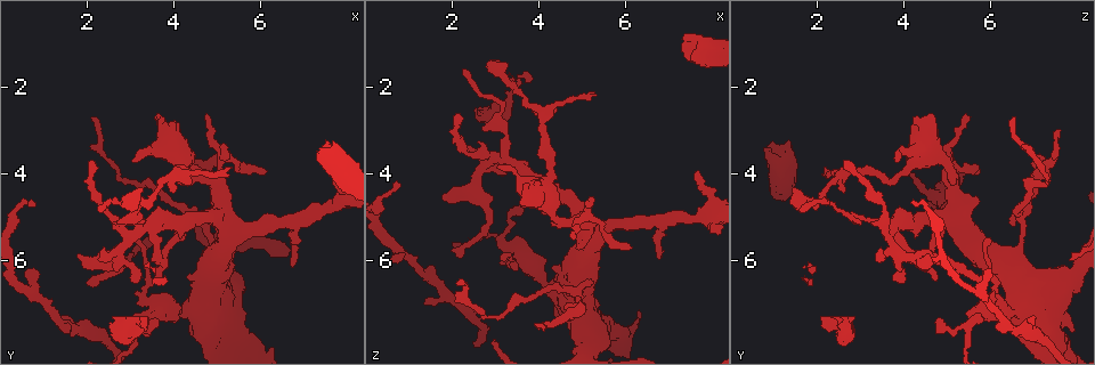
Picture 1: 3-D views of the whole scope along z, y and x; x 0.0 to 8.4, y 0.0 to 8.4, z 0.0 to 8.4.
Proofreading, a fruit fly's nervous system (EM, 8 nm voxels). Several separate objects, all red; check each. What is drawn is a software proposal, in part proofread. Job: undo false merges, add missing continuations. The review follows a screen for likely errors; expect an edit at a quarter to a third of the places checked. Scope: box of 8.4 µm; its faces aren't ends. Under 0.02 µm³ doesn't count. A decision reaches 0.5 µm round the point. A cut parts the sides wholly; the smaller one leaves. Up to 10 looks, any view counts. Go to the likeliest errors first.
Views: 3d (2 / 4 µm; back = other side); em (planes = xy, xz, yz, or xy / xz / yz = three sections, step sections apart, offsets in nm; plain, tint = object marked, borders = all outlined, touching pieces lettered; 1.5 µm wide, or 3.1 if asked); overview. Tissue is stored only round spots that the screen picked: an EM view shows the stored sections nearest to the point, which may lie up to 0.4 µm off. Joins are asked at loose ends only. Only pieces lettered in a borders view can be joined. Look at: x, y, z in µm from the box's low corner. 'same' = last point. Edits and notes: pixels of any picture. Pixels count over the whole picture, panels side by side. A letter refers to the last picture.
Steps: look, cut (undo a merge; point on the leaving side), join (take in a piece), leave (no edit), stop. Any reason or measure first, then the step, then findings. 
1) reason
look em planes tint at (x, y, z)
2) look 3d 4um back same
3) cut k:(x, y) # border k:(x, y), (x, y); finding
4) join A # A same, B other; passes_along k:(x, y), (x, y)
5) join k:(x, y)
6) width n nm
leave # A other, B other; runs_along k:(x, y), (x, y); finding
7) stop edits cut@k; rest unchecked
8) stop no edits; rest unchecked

free end
look em planes borders at (3.30, 7.30, 2.05)

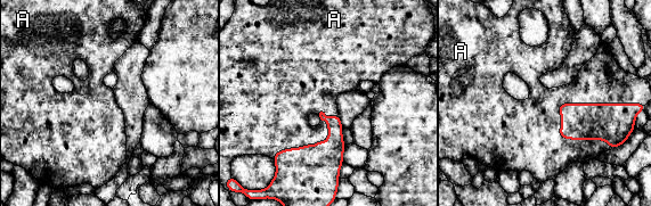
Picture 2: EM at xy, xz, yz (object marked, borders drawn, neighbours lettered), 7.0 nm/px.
join A # A same; the cell continues

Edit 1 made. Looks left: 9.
thin end
look 3d 4um at (2.15, 3.65, 2.70)

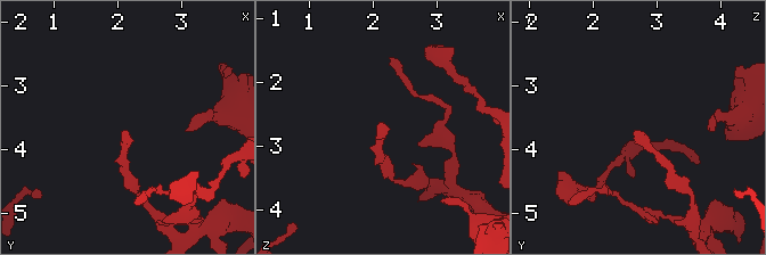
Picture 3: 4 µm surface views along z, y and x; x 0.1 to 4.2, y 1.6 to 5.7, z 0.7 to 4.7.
look em xy step 4 tint at (2.10, 3.70, 2.70)

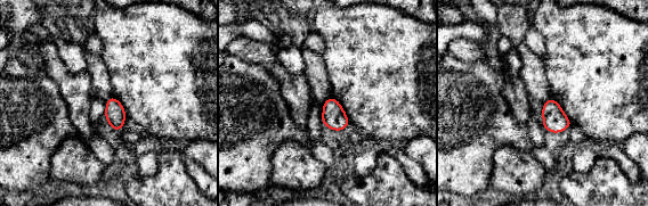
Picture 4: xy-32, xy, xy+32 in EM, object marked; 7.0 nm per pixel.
look em planes borders same

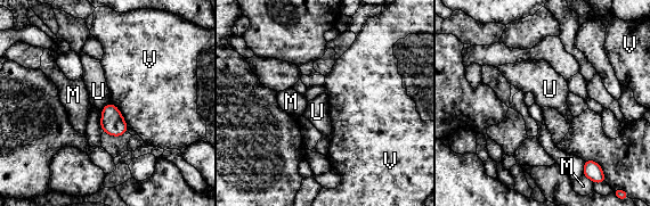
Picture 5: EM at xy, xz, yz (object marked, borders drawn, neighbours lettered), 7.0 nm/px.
longest_contact V 220 nm
leave # M other, U other, V other; border 5:(110, 101), (100, 108); no lettered piece goes on from it

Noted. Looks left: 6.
branch stops here
look em planes borders at (5.35, 3.60, 4.65)

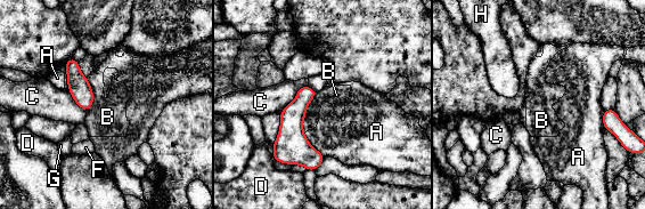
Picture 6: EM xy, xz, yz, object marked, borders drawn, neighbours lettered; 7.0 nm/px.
leave # A other, B other, C other, D other, F other, G other, H other; no lettered piece goes on from it

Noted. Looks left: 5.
an open end
look 3d 4um at (0.65, 6.25, 6.00)

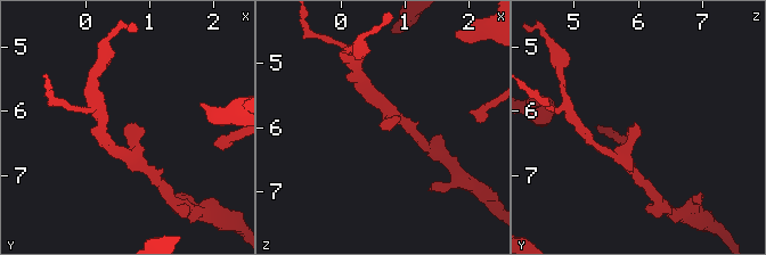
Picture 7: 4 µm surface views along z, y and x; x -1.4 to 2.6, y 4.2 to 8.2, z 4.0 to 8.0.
need the tissue
look em planes borders at (0.60, 6.25, 6.00)

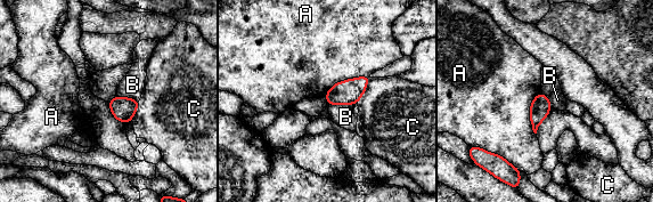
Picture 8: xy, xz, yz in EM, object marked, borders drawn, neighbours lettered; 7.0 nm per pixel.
leave # A other, B other, C other; border 8:(357, 103), (329, 105); none of them fits

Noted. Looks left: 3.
stop edits join@2; rest unchecked

